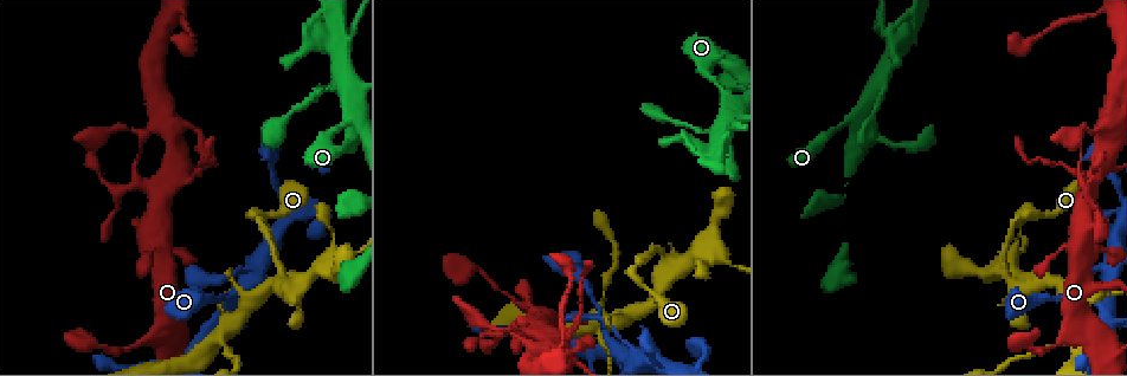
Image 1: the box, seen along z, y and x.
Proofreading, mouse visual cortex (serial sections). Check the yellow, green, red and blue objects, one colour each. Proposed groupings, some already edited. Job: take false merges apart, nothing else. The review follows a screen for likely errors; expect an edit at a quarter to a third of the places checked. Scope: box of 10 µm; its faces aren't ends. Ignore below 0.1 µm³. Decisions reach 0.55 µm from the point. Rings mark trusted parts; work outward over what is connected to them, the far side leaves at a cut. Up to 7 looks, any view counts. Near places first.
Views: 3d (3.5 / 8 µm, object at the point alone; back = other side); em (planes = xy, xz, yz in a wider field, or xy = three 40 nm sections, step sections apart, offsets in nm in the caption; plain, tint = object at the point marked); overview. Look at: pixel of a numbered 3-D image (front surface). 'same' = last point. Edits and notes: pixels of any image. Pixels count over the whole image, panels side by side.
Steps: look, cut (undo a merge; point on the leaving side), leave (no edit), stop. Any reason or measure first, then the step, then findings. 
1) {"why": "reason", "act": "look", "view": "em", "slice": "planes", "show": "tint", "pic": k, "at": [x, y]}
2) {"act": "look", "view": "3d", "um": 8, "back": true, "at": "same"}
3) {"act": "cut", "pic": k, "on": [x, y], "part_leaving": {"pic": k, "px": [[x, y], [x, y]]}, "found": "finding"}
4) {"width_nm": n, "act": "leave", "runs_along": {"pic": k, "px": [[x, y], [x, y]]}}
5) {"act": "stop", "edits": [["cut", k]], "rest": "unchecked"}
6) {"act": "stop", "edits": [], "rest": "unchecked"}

{"why": "small branch off a trunk", "act": "look", "view": "3d", "um": 3.5, "pic": 1, "at": [151, 191]}

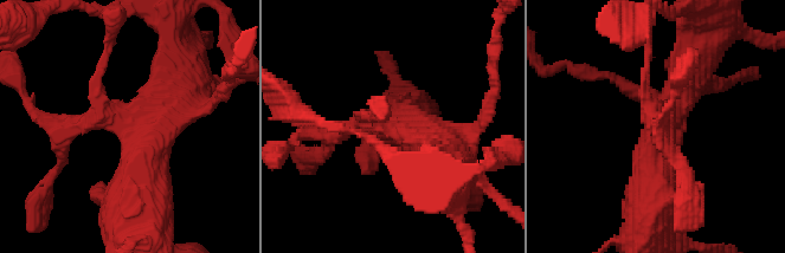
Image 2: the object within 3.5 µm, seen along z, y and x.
{"arms": 4, "arm_widths_nm": [200, 300, 500, 700], "act": "look", "view": "em", "slice": "planes", "show": "tint", "pic": 2, "at": [130, 128]}

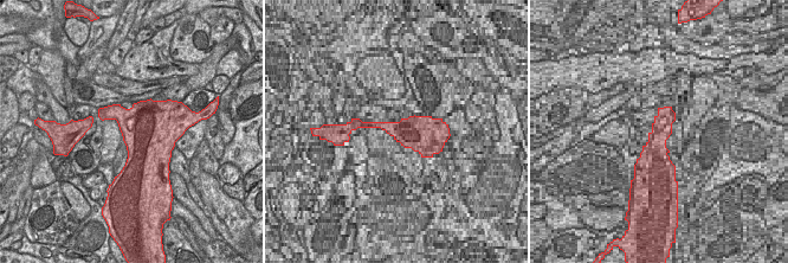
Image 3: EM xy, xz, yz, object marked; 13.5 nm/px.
{"act": "leave", "runs_along": {"pic": 2, "px": [[135, 219], [135, 183], [175, 78]]}, "found": "continuous, no second cell"}

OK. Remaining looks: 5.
{"why": "three-way junction", "act": "look", "view": "3d", "um": 3.5, "pic": 1, "at": [629, 346]}

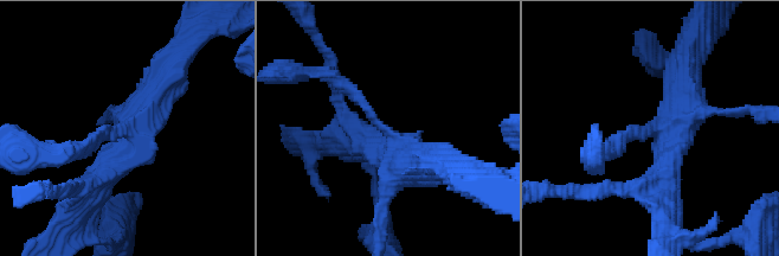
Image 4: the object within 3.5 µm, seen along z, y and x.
{"arms": 3, "arm_widths_nm": [150, 300, 400], "act": "look", "view": "em", "slice": "xy", "step": 1, "show": "tint", "pic": 4, "at": [653, 131]}

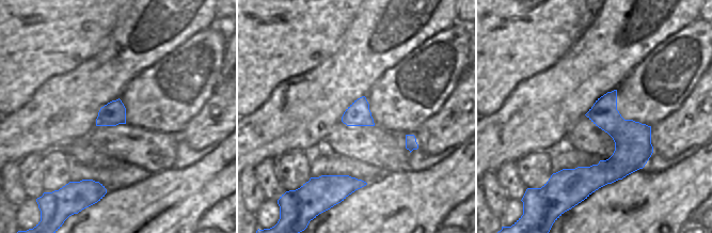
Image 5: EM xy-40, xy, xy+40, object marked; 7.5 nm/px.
{"width_nm": 180, "act": "leave", "runs_along": {"pic": 5, "px": [[614, 93], [620, 155], [589, 185]]}, "found": "one cell here"}

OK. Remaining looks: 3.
{"why": "abrupt turn", "act": "look", "view": "3d", "um": 3.5, "pic": 1, "at": [337, 87]}

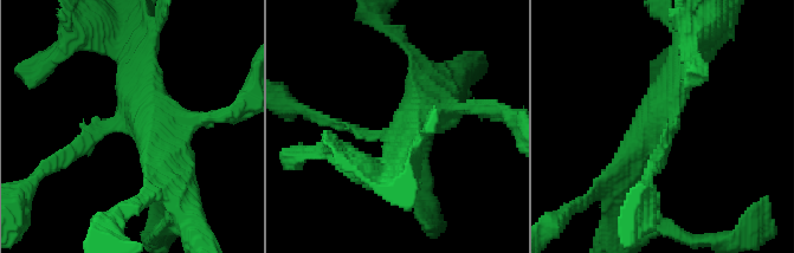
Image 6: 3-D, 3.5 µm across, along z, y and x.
{"act": "look", "view": "em", "slice": "xy", "step": 2, "show": "tint", "pic": 6, "at": [398, 127]}

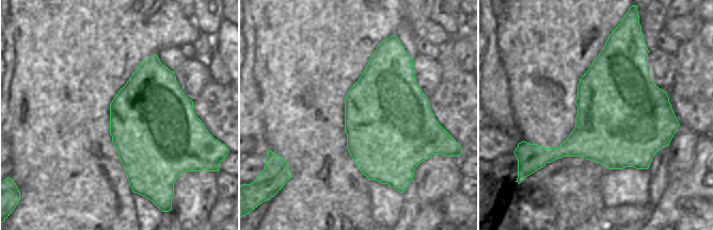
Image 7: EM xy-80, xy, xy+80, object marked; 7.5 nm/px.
{"act": "leave", "runs_along": {"pic": 6, "px": [[619, 185], [695, 53]]}, "found": "all the same cell"}

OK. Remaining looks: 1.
{"act": "stop", "edits": [], "rest": "unchecked"}

